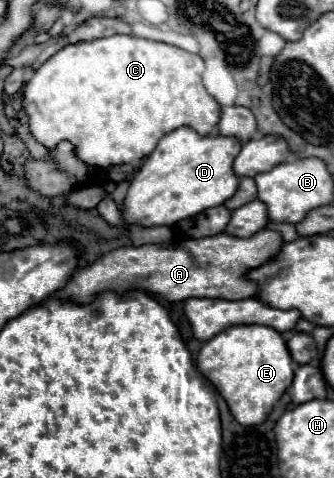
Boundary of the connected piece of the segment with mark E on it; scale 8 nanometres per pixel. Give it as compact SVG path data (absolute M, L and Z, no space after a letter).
M235 325L221 331L201 347L197 369L215 385L243 427L263 423L293 381L293 359L283 337L265 325Z

